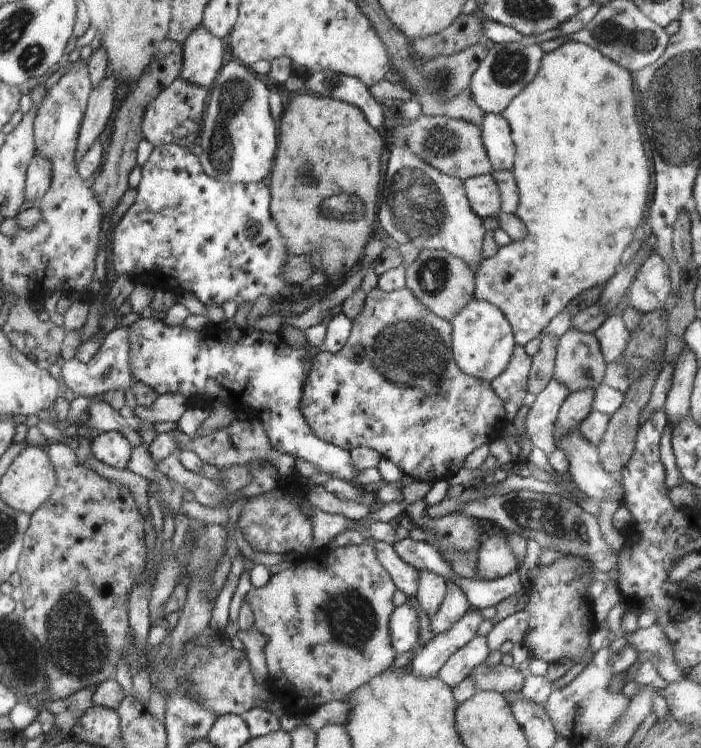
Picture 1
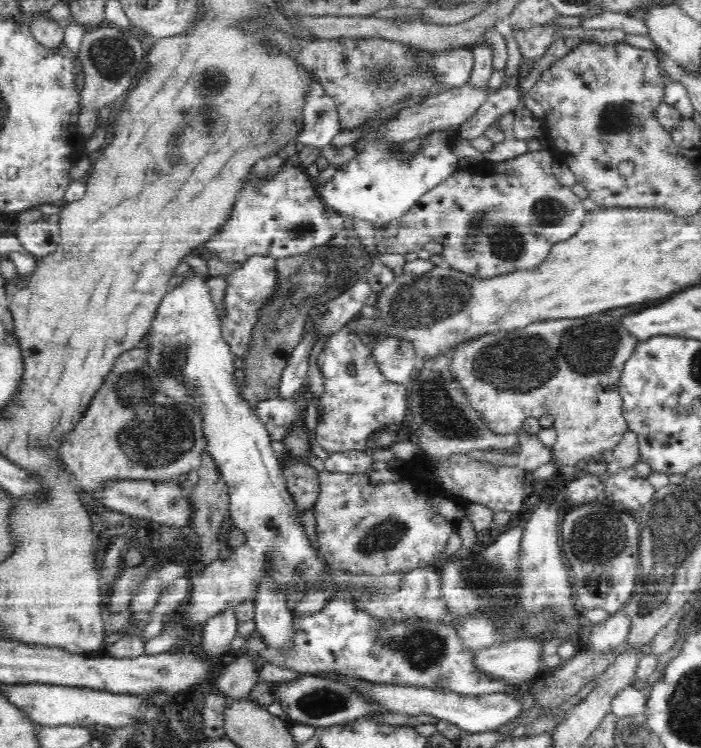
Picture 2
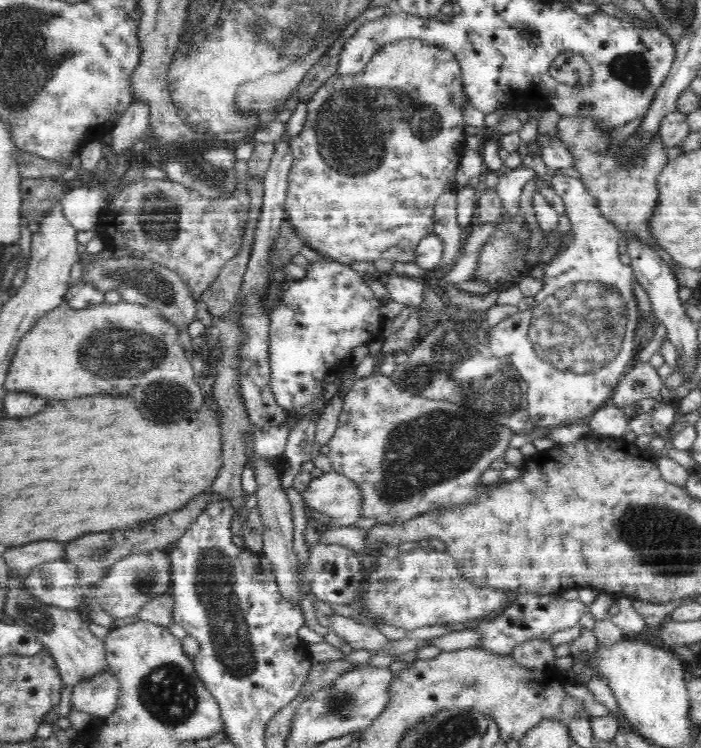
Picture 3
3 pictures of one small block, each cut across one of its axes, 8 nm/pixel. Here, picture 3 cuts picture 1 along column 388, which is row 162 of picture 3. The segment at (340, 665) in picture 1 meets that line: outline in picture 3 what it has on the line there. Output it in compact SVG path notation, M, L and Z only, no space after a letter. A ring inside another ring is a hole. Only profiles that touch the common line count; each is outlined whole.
M562 116L558 122L558 138L568 147L572 155L572 167L578 170L586 182L584 188L588 189L589 196L597 202L597 208L602 215L612 221L620 232L630 232L646 244L652 244L652 233L648 230L648 220L656 210L658 199L657 180L660 171L669 163L666 158L667 146L659 134L650 138L648 146L640 150L642 158L630 162L628 168L618 164L614 154L606 154L610 138L618 134L616 130L601 130L595 122L585 116Z

